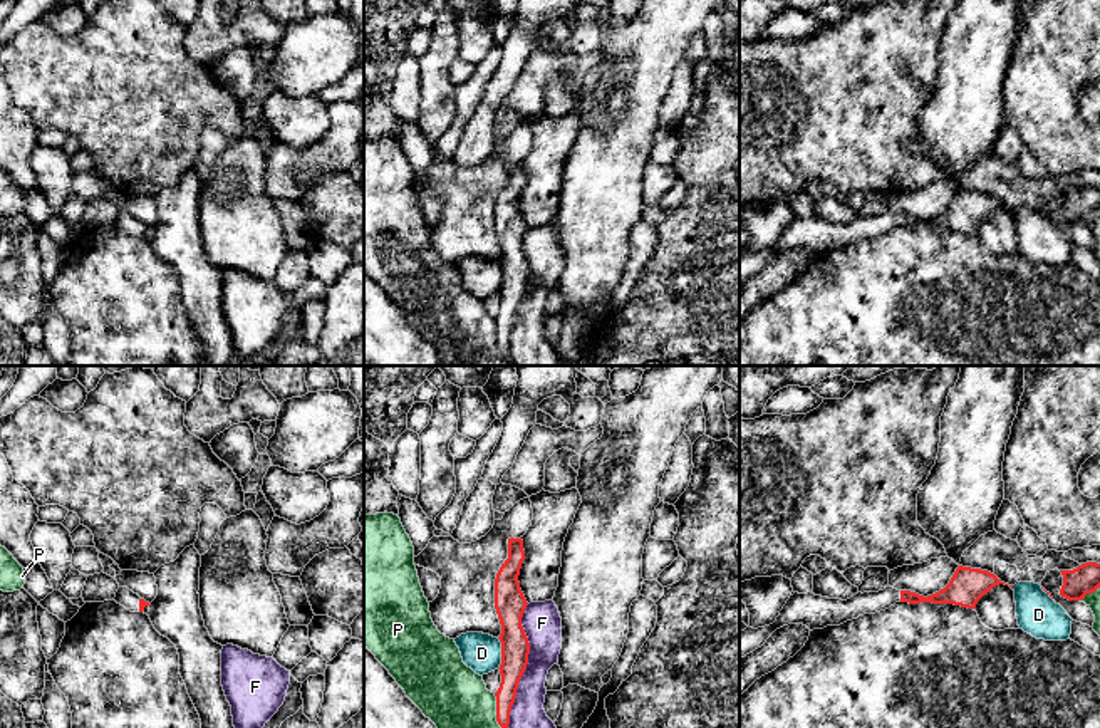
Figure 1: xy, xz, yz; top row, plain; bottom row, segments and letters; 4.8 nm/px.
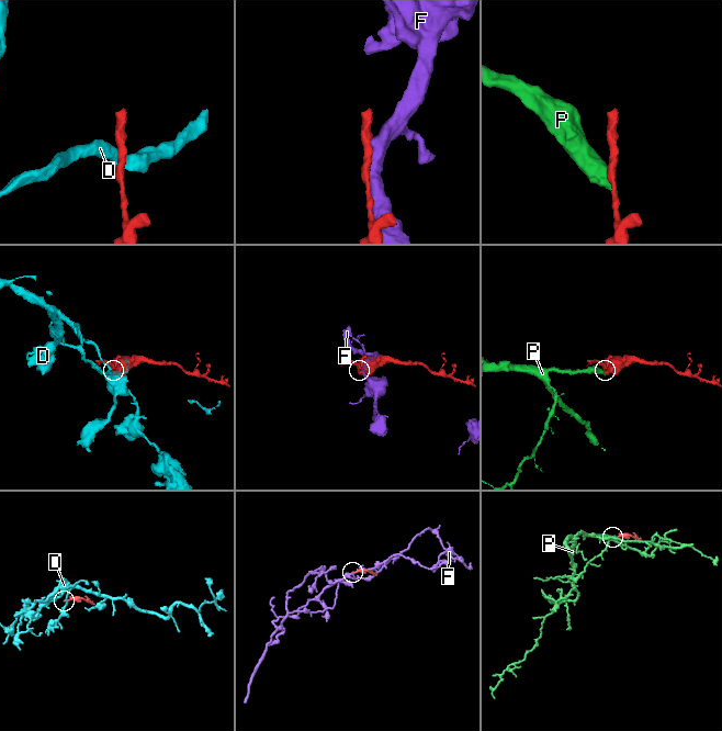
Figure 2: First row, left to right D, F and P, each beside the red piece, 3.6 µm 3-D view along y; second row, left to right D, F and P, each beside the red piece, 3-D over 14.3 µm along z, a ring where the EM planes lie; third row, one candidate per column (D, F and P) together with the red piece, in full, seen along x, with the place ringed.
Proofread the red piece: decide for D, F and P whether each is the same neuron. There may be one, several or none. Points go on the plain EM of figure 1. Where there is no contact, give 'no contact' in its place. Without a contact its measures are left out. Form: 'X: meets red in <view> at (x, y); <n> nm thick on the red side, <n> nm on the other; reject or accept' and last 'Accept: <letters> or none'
D: meets red in xz at (502, 277); 150 nm thick on the red side, 180 nm on the other; reject
F: meets red in xz at (525, 292); 140 nm thick on the red side, 190 nm on the other; reject
P: meets red in xz at (497, 338); 120 nm thick on the red side, 320 nm on the other; reject
Accept: none

